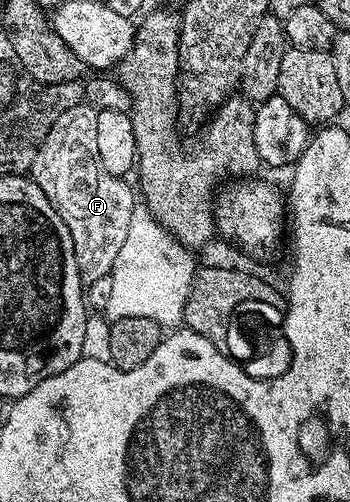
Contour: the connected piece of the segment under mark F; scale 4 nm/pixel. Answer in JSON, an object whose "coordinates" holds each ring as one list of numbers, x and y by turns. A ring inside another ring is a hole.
{"coordinates":[[81,105,67,109,58,117,58,121,50,126,50,131,41,143,34,157,30,170,32,182,37,183,46,193,50,205,66,221,66,229,70,229,70,237,74,241,74,257,80,266,80,279,85,285,98,281,98,277,112,274,112,266,118,258,122,245,126,242,126,233,130,226,132,210,138,206,137,196,124,184,123,178,106,175,100,168,98,157,98,117,95,107]]}

